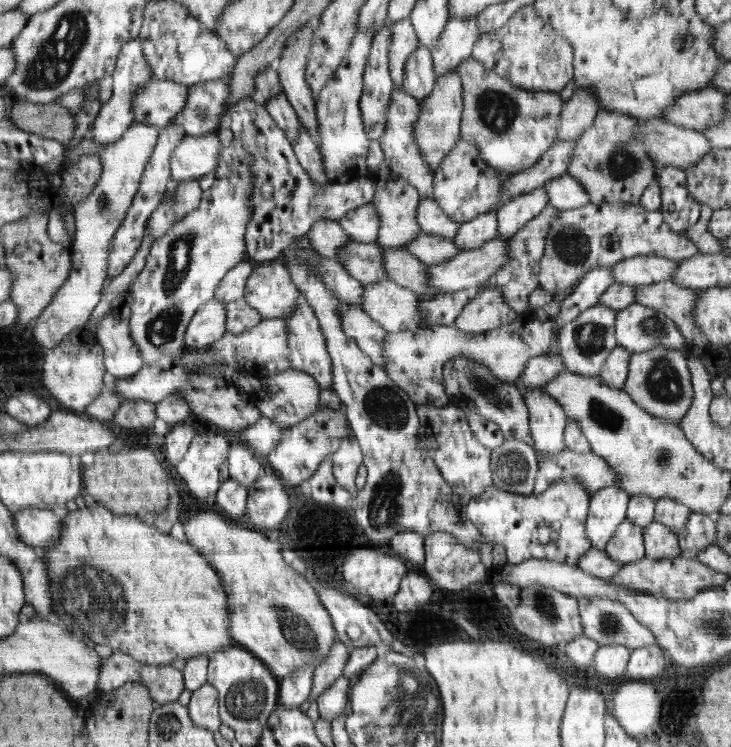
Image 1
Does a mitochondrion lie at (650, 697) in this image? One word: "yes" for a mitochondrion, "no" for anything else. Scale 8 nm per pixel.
no

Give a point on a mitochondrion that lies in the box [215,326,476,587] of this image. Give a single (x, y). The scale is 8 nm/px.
(384, 508)

